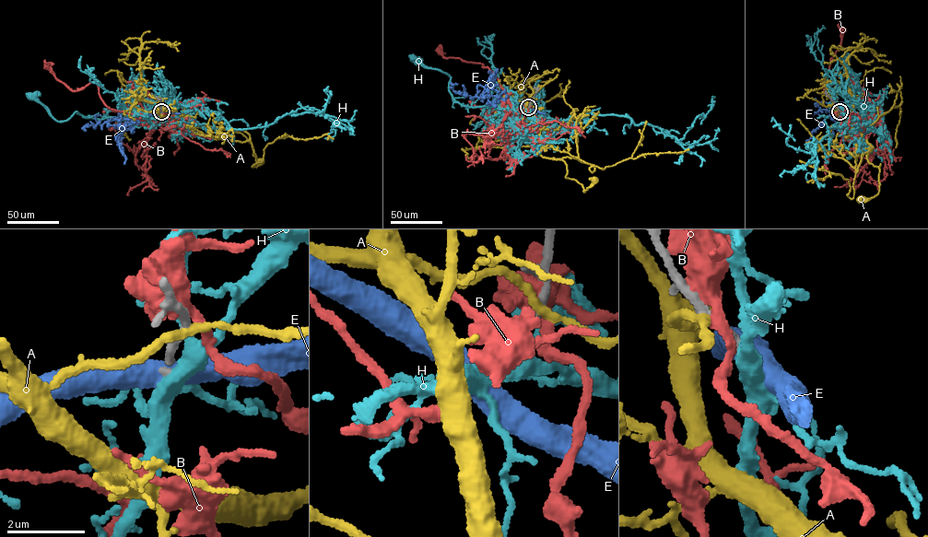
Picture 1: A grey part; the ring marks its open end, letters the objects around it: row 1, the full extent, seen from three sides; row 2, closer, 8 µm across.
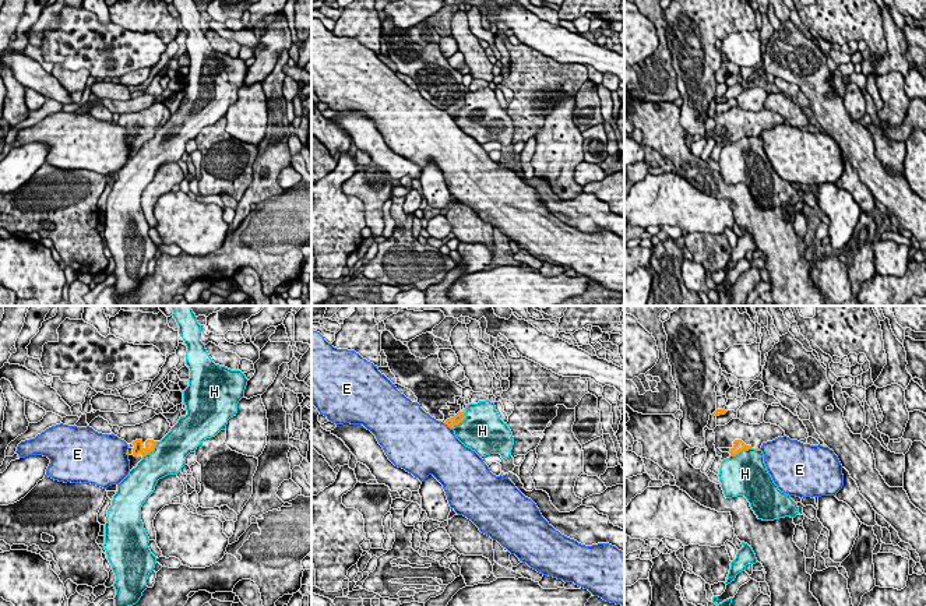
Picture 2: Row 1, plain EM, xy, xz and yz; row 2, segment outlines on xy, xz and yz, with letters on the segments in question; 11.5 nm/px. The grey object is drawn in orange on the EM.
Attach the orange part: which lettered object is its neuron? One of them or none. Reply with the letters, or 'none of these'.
none of these

